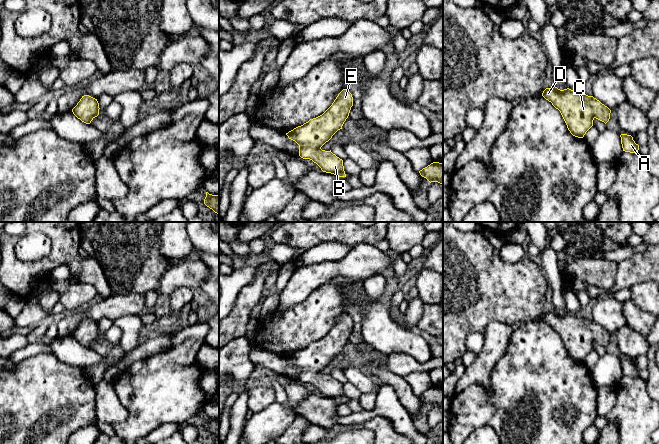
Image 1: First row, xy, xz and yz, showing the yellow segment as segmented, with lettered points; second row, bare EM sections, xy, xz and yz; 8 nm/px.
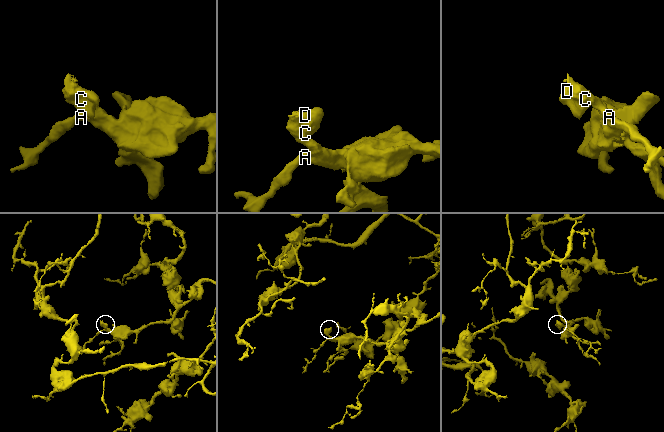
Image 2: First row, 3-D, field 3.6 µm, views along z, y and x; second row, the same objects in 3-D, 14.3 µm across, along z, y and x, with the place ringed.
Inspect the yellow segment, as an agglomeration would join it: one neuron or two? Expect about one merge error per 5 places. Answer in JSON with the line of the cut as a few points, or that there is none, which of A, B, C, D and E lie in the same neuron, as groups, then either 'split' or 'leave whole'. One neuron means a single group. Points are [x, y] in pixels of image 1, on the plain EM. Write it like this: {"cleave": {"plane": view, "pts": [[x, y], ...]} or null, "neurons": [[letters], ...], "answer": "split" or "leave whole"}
{"cleave": null, "neurons": [["A", "B", "C", "D", "E"]], "answer": "leave whole"}

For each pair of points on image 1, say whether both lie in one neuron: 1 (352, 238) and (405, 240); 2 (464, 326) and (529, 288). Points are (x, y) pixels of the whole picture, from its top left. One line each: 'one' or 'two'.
1: two
2: one

